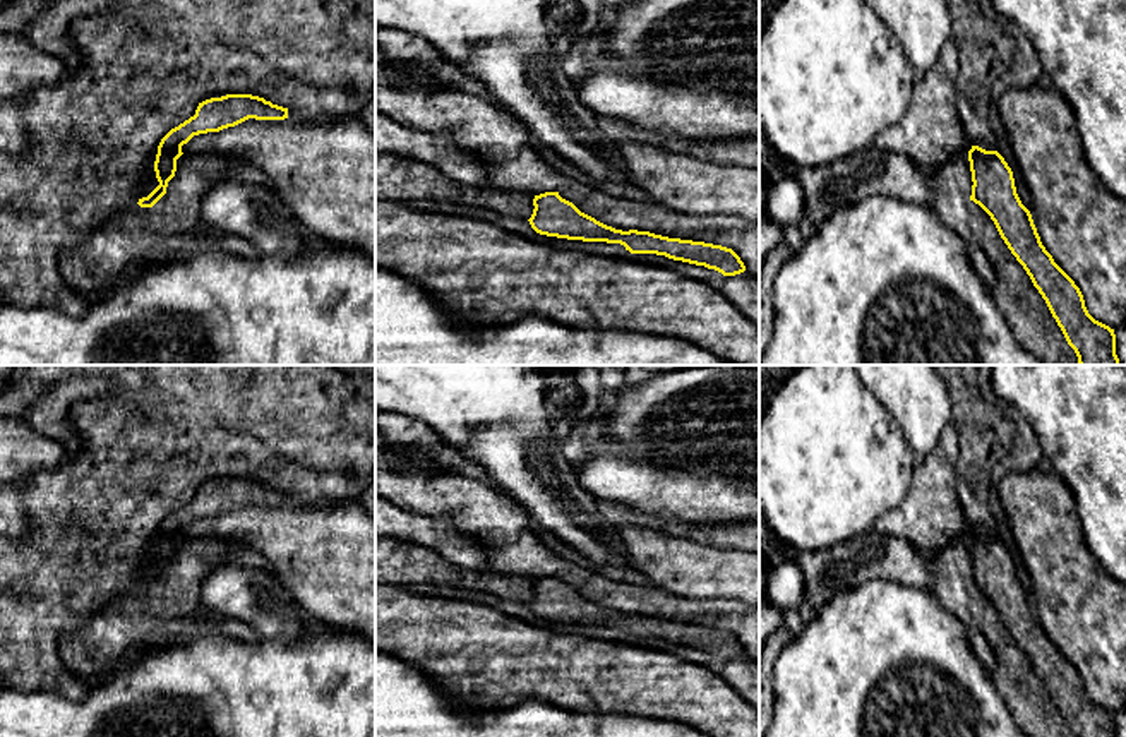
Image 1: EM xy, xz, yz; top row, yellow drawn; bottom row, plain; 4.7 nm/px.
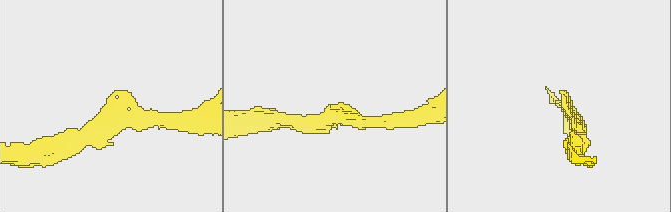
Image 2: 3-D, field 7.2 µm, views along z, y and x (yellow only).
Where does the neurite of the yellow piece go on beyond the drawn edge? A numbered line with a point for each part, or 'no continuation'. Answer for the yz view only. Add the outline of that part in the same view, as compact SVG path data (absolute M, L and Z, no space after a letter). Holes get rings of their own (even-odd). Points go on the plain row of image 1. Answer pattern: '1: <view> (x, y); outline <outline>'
no continuation

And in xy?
no continuation

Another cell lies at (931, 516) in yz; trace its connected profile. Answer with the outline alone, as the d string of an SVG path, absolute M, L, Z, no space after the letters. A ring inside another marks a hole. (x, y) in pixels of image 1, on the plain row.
M949 422L936 449L915 463L905 499L876 519L874 531L901 536L931 552L967 538L965 512L956 490L958 452L958 430Z

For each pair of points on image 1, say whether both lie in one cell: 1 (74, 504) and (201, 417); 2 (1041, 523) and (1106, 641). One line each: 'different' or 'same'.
1: same
2: same

